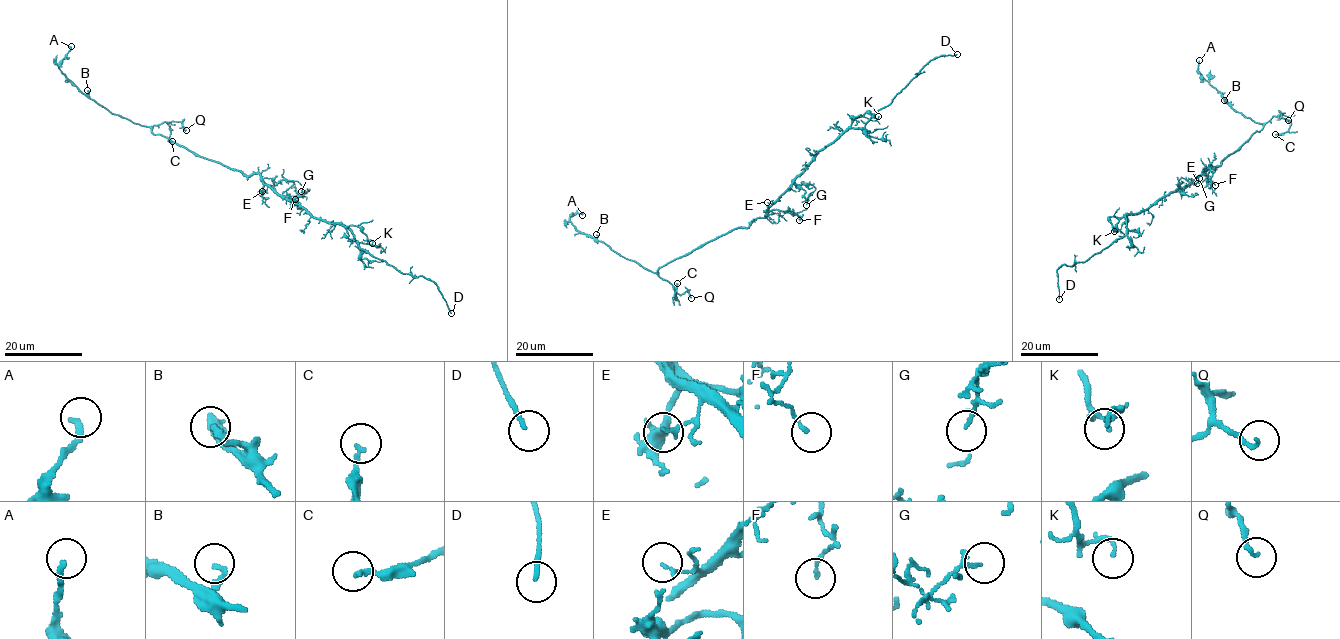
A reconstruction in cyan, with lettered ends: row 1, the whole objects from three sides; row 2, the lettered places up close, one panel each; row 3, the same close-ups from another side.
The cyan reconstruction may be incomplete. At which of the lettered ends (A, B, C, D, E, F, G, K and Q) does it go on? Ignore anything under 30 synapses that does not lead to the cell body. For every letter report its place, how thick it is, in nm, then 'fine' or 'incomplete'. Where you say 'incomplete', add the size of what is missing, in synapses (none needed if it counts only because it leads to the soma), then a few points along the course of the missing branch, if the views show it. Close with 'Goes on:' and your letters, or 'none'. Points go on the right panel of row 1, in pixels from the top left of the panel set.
A: (1199, 60) | 200 nm | fine
B: (1224, 100) | 160 nm | fine
C: (1275, 134) | 180 nm | fine
D: (1059, 299) | 140 nm | incomplete | (1059, 299), (1054, 307), (1043, 310)
E: (1197, 183) | 140 nm | fine
F: (1215, 185) | 120 nm | fine
G: (1199, 178) | 70 nm | fine
K: (1114, 231) | 90 nm | fine
Q: (1288, 120) | 150 nm | fine
Goes on: D

